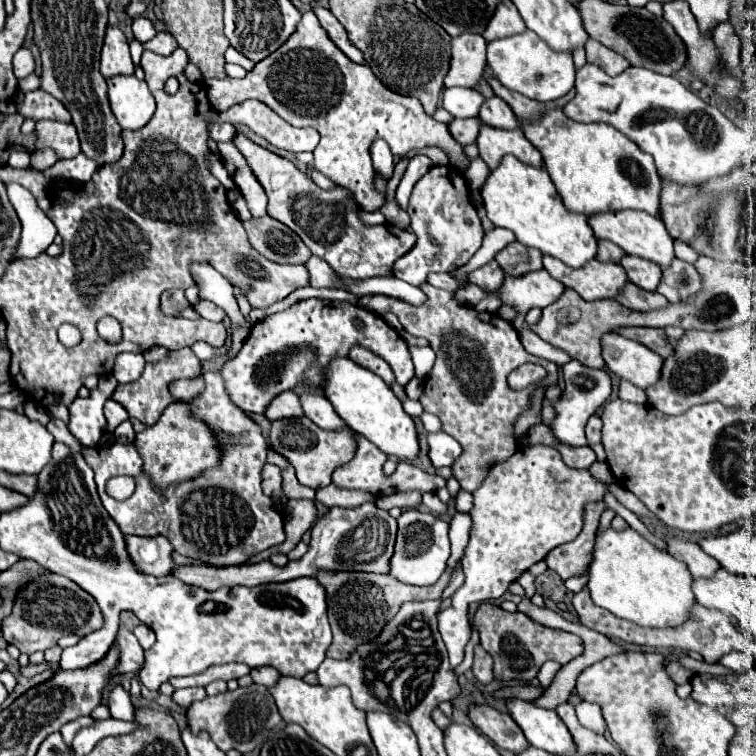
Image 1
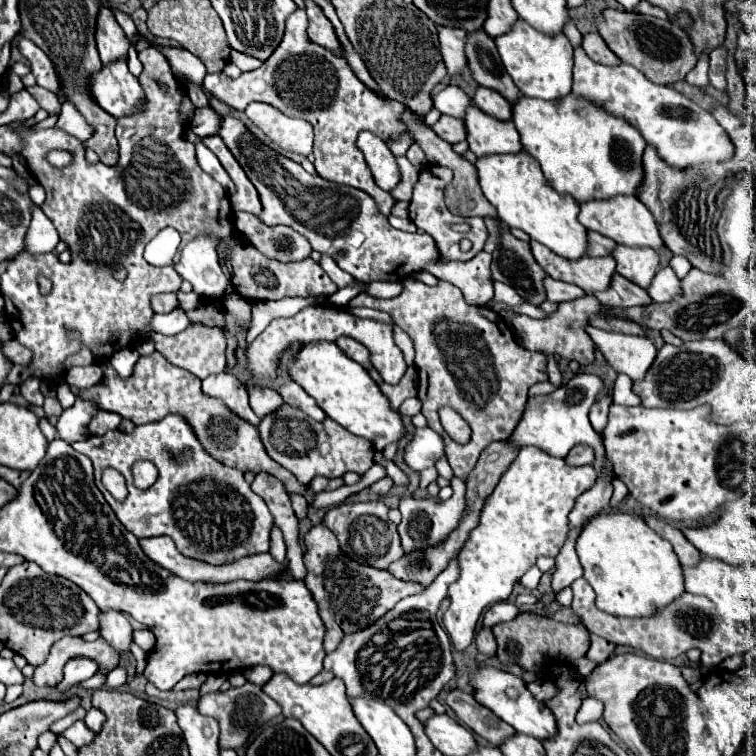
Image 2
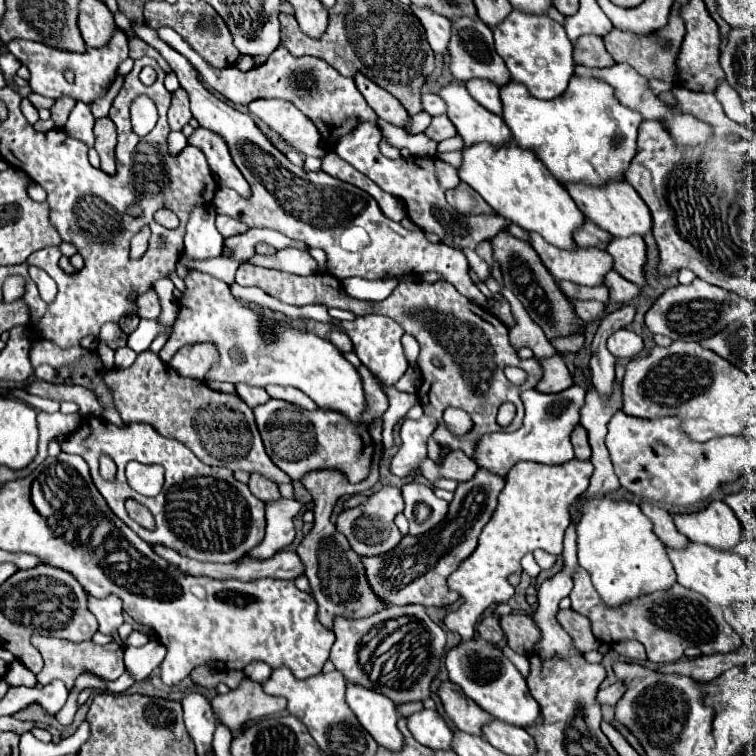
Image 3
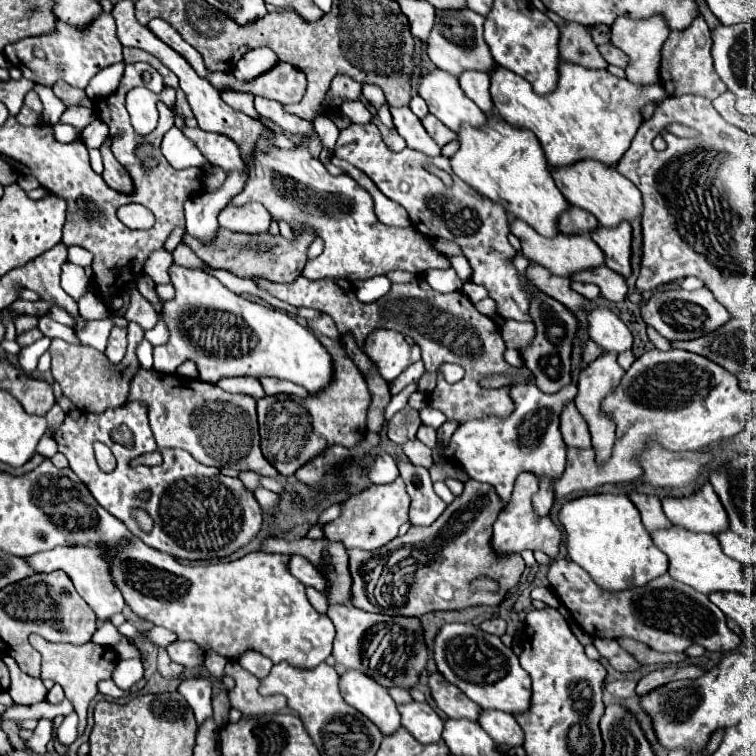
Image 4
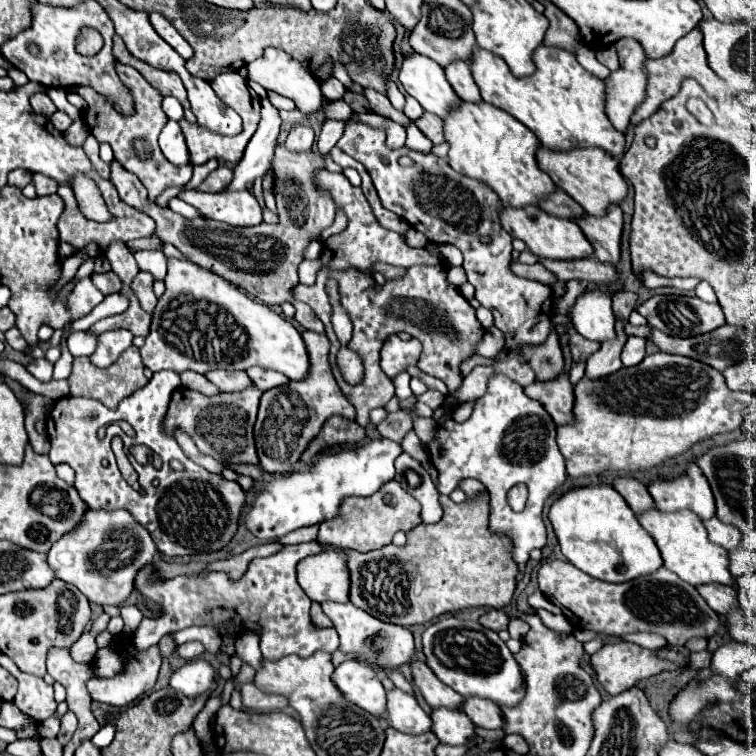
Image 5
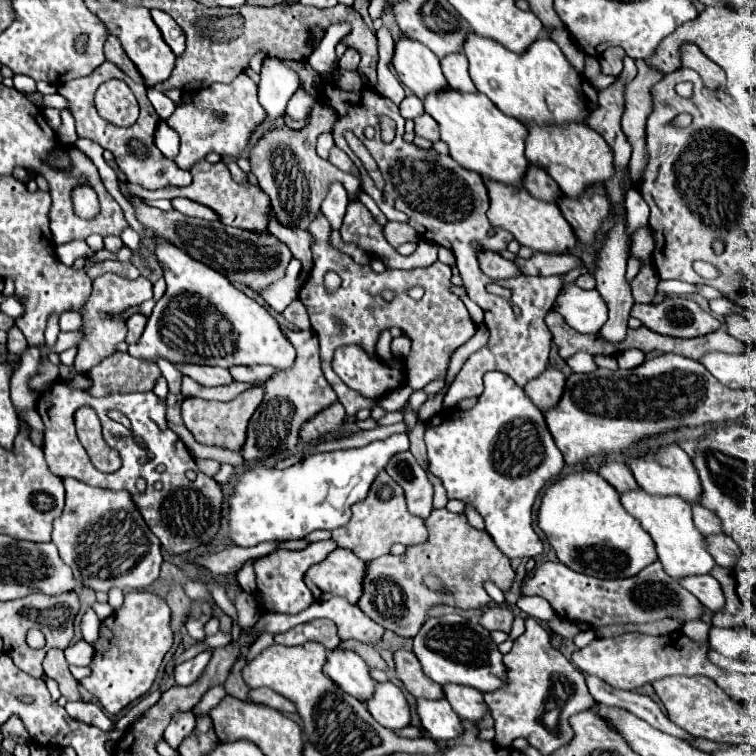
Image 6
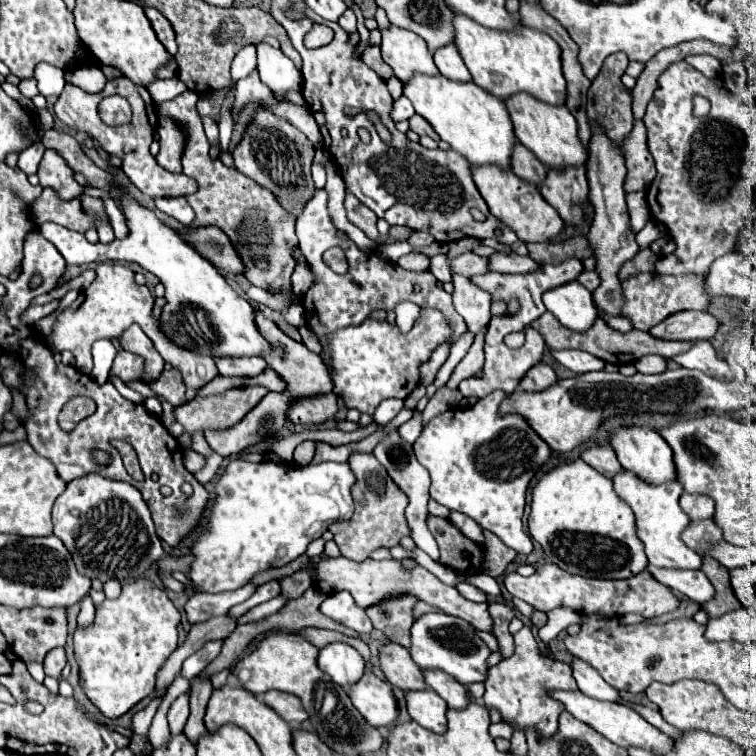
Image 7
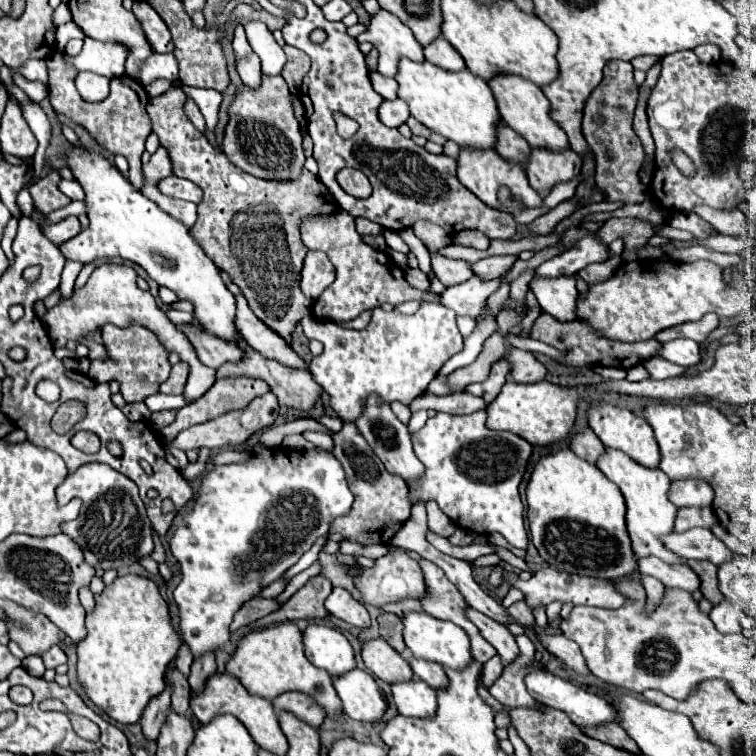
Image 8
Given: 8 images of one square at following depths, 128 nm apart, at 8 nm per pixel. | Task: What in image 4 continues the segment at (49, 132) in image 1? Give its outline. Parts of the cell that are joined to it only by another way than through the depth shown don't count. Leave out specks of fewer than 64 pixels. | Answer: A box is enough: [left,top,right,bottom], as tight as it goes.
[60,106,96,130]

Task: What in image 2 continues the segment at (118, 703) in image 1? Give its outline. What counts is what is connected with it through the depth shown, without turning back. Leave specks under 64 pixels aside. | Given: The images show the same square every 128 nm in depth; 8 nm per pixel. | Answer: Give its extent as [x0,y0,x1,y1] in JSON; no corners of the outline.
[84,666,126,730]

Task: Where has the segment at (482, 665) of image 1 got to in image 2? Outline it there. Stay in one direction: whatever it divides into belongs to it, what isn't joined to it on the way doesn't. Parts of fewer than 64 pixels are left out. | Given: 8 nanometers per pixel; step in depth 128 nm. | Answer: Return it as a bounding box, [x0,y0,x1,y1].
[476,628,496,656]

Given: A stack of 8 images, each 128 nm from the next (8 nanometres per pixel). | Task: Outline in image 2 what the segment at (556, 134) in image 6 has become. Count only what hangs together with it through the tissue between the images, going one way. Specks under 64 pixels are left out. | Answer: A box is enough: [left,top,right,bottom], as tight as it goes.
[578,196,664,252]

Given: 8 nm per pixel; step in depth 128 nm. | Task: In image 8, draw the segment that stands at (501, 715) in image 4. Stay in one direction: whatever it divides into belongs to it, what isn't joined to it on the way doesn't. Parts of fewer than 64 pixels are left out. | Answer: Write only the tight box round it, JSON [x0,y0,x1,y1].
[406,654,448,690]

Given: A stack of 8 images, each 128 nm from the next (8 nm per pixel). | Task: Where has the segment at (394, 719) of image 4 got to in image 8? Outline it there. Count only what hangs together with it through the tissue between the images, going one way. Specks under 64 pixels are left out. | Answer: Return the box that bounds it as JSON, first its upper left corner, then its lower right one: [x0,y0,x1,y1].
[304,624,356,678]

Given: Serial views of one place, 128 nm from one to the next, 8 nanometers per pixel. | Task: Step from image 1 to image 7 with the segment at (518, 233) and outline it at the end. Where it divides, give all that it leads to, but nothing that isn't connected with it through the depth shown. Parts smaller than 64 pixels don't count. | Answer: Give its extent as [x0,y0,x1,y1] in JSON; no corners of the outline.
[404,74,516,170]

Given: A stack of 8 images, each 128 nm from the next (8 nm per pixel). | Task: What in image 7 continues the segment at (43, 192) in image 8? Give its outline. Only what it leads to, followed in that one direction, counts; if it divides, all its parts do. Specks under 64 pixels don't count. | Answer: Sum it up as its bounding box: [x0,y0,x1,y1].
[38,150,84,200]

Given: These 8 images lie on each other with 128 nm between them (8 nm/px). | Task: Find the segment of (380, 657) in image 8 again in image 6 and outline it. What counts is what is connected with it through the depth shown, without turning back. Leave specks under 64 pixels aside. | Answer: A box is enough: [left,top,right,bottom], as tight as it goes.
[394,650,444,700]

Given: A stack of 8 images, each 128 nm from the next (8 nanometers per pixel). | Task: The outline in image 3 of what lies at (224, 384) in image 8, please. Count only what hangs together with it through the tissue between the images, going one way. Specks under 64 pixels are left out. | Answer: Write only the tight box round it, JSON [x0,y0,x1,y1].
[104,352,292,484]

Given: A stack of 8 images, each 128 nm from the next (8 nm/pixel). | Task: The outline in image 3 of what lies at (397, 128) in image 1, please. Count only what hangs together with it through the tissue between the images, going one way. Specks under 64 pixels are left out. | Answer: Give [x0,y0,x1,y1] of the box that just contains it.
[158,28,406,222]

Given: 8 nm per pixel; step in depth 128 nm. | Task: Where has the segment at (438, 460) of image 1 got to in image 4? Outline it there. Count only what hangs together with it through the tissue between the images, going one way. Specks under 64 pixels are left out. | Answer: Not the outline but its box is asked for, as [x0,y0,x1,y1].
[368,406,446,484]

